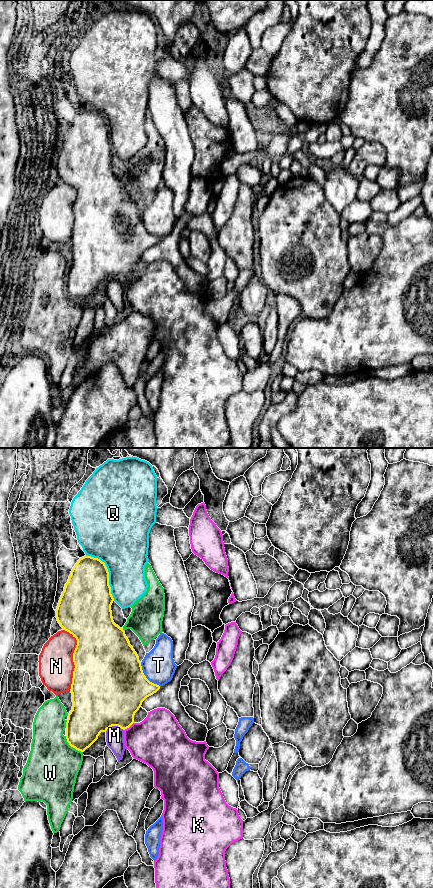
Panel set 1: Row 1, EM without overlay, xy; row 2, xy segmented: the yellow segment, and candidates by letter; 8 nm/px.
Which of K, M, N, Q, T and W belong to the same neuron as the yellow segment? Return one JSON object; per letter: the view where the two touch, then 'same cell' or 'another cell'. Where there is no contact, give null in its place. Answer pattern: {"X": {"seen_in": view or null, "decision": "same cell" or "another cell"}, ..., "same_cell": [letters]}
{"K": {"seen_in": "xy", "decision": "another cell"}, "M": {"seen_in": "xy", "decision": "another cell"}, "N": {"seen_in": "xy", "decision": "another cell"}, "Q": {"seen_in": "xy", "decision": "another cell"}, "T": {"seen_in": "xy", "decision": "another cell"}, "W": {"seen_in": "xy", "decision": "another cell"}, "same_cell": []}

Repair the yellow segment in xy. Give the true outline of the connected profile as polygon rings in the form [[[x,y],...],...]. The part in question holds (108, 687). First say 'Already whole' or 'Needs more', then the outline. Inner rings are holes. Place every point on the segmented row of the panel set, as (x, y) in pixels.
Already whole. [[[91,556],[80,558],[65,584],[56,618],[63,630],[77,640],[70,689],[73,706],[66,722],[66,739],[71,747],[81,752],[110,727],[129,728],[142,702],[160,689],[159,685],[146,678],[125,631],[114,623],[111,611],[113,601],[105,563]]]

